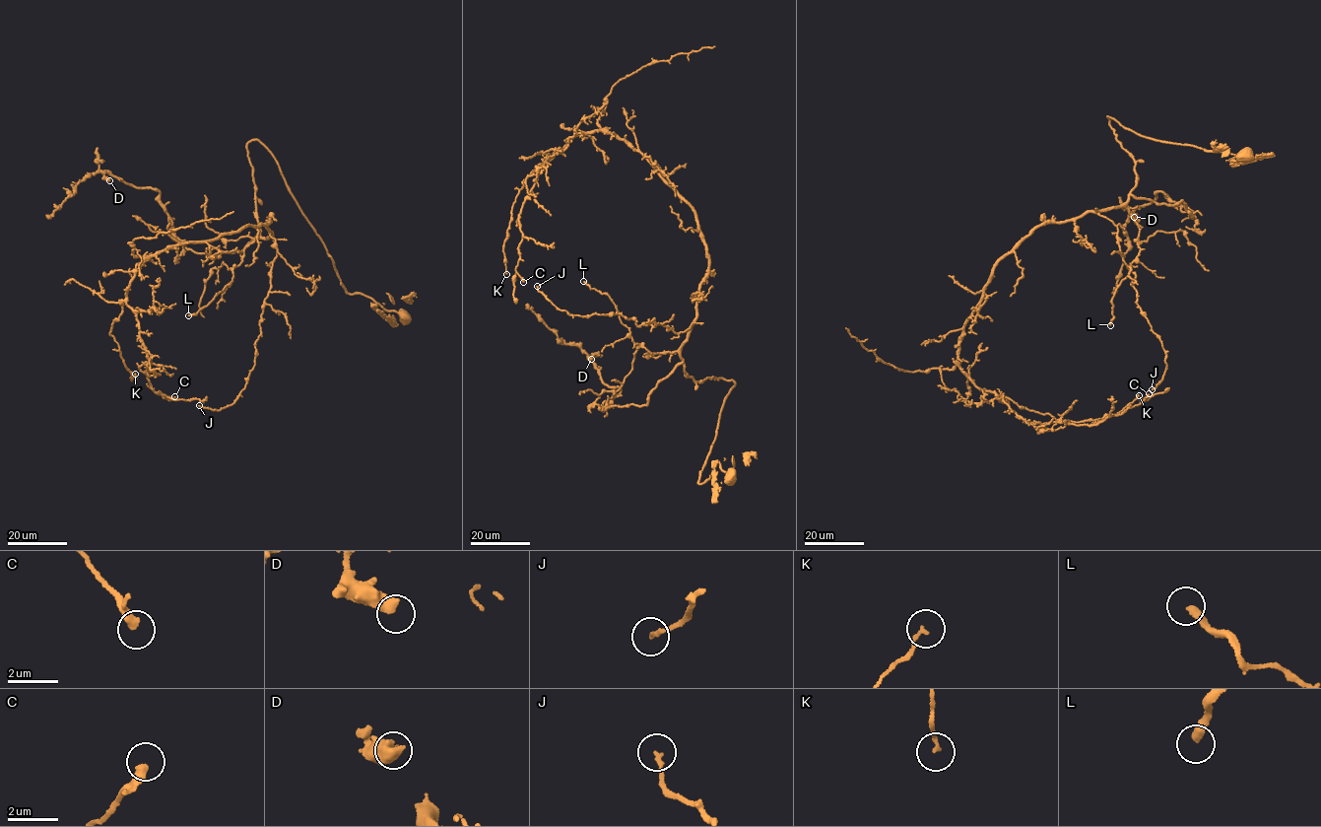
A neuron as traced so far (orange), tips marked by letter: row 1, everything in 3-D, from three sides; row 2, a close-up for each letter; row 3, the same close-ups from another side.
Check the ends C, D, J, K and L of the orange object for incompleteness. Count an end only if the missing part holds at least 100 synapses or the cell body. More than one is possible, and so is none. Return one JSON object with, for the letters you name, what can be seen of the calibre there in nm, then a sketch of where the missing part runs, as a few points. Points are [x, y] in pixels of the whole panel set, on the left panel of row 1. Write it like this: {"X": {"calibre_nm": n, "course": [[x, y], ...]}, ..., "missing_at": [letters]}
{"missing_at": []}

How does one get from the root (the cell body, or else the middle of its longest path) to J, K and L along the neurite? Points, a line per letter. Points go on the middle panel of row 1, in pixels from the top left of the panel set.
J: (731, 477), (717, 461), (698, 483), (735, 382), (684, 372), (693, 324), (569, 314), (537, 286)
K: (731, 477), (698, 483), (735, 381), (679, 356), (705, 244), (650, 160), (595, 130), (538, 166), (506, 274)
L: (731, 477), (717, 461), (698, 483), (735, 381), (695, 381), (676, 351), (635, 344), (608, 296), (583, 281)

